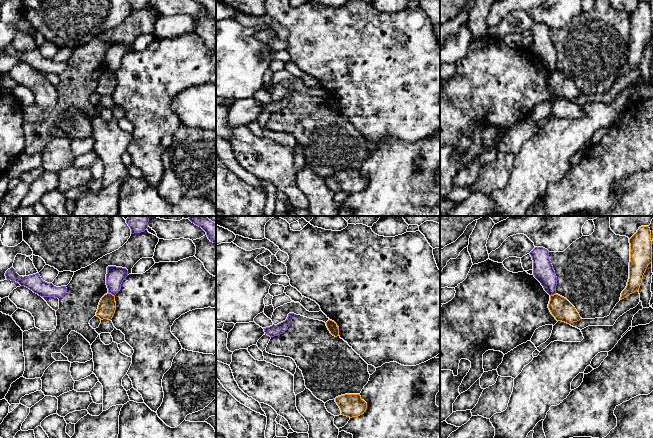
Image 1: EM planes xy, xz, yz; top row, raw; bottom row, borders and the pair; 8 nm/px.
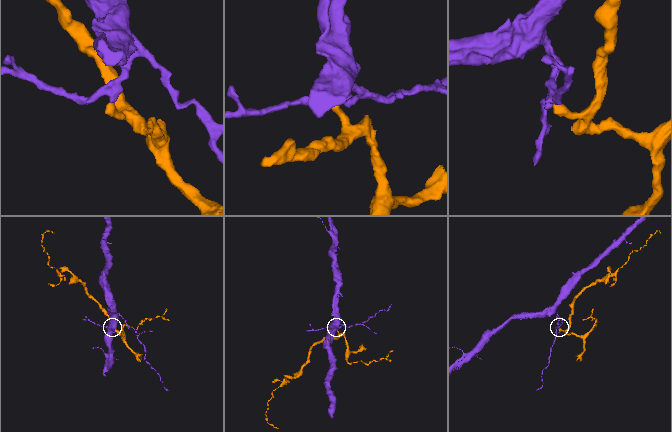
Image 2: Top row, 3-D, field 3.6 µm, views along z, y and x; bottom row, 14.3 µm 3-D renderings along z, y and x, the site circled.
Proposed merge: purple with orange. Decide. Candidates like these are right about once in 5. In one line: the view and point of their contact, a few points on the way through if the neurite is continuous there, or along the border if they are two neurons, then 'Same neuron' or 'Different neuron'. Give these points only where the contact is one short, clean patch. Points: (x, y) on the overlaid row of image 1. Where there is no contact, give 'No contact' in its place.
Touches purple at xy (111, 293). Boundary: xy (108, 292), (114, 296). Different neuron

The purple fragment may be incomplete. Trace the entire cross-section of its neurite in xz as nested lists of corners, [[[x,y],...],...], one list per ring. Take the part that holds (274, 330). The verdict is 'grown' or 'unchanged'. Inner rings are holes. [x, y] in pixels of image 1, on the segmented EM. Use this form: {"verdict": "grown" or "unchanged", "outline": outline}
{"verdict": "unchanged", "outline": [[[289,313],[288,317],[285,321],[283,321],[283,322],[277,324],[277,325],[273,324],[270,327],[263,328],[265,334],[269,335],[270,337],[274,337],[274,336],[282,334],[290,326],[292,319],[295,315],[296,314],[294,314],[294,313]]]}

